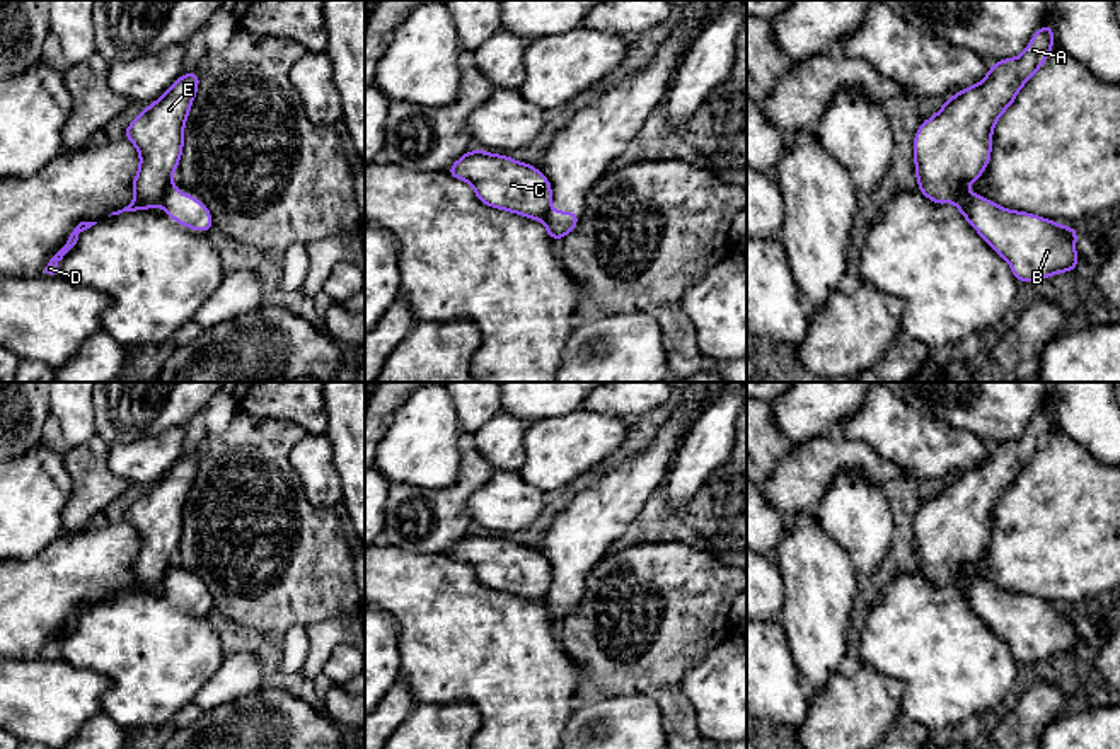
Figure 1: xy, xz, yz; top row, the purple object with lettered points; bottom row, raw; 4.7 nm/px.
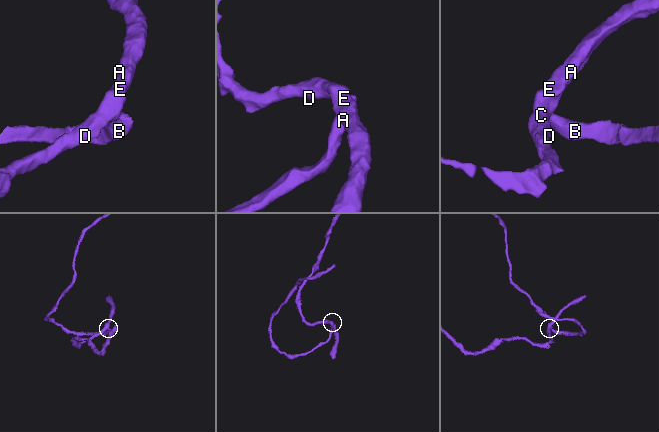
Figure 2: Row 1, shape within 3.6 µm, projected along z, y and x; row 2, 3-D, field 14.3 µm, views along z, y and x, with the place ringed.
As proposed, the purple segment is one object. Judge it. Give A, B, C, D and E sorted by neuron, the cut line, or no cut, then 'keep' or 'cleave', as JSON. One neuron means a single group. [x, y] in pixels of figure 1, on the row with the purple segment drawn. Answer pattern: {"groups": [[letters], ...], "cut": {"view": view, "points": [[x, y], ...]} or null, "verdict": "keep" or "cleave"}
{"groups": [["A", "C", "D", "E"], ["B"]], "cut": {"view": "xy", "points": [[171, 185], [161, 205]]}, "verdict": "cleave"}

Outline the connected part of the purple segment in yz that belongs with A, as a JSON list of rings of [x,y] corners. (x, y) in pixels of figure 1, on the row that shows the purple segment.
[[[1043,24],[1023,55],[996,61],[985,78],[946,99],[914,136],[917,188],[936,205],[956,200],[987,169],[992,131],[1021,87],[1054,49],[1054,27]]]

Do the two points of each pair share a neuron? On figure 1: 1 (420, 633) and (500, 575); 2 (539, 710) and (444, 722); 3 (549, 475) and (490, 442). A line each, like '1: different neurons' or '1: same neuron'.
1: same neuron
2: different neurons
3: different neurons

